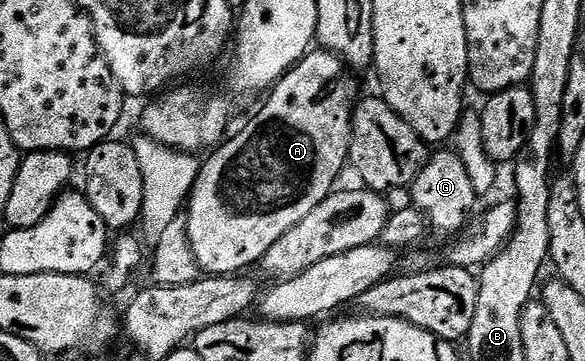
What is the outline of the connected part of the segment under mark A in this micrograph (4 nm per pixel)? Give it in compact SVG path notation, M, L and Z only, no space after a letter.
M314 48L307 52L295 66L290 67L277 82L274 83L272 89L265 95L266 103L258 110L258 115L239 132L235 138L227 137L209 155L211 156L207 162L201 163L198 179L194 185L194 189L190 191L188 199L188 209L185 211L184 221L186 223L186 235L190 241L192 252L198 261L199 271L205 272L207 275L225 274L227 276L237 275L242 272L245 266L250 266L261 261L263 255L266 254L268 248L272 246L280 238L284 236L284 232L288 232L288 228L292 228L296 224L300 224L300 220L304 220L304 216L308 216L308 212L312 212L312 208L316 208L316 204L320 204L335 189L338 177L342 174L342 169L347 169L348 159L350 157L350 135L352 133L352 115L356 105L356 97L358 86L354 83L355 75L351 73L345 62L332 54L328 50Z

